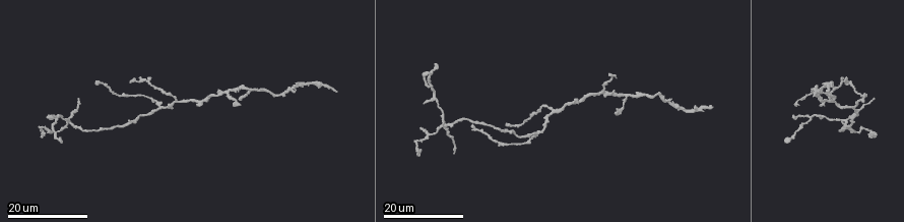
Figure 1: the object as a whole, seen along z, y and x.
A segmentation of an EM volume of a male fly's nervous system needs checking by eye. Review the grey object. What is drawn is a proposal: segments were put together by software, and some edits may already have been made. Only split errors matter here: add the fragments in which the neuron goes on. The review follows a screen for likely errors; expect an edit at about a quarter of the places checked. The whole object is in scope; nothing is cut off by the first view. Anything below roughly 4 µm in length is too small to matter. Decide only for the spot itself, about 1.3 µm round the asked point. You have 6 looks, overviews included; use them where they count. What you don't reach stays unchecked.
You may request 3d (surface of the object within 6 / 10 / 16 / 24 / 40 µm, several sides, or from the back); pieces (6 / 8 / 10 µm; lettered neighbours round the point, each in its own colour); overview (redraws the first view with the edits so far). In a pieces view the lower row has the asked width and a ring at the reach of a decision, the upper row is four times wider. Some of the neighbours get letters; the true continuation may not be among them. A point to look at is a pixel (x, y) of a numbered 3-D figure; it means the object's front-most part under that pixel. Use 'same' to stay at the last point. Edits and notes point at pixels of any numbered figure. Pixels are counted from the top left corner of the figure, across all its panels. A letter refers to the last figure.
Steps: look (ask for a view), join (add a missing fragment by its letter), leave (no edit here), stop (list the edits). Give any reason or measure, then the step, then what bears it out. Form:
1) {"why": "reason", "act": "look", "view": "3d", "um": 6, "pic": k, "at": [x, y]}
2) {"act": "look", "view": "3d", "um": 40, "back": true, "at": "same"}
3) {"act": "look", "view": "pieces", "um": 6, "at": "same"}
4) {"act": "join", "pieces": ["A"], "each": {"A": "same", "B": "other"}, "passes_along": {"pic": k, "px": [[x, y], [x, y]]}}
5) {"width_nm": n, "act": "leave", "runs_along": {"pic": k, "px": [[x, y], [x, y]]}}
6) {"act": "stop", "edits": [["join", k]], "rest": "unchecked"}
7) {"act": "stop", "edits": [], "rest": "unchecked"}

{"why": "branch stops here", "act": "look", "view": "3d", "um": 16, "pic": 1, "at": [874, 99]}

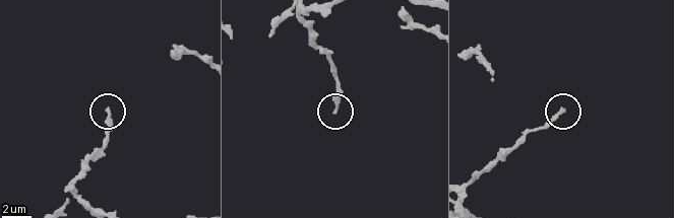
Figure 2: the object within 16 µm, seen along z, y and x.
{"why": "what lies round it", "act": "look", "view": "pieces", "um": 10, "pic": 2, "at": [108, 110]}

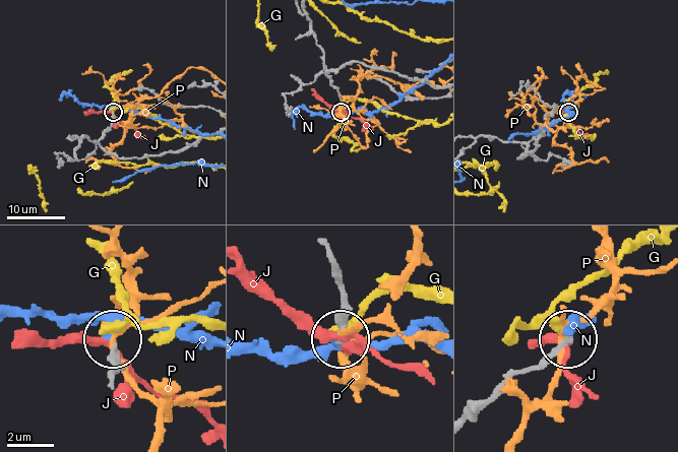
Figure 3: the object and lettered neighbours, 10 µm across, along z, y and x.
{"act": "leave", "each": {"G": "other", "J": "other", "N": "other", "P": "other"}, "runs_along": {"pic": 3, "px": [[331, 266], [340, 289], [340, 334]]}, "found": "no lettered fragment goes on from it"}

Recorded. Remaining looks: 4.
{"why": "an open end", "act": "look", "view": "3d", "um": 16, "pic": 1, "at": [94, 83]}

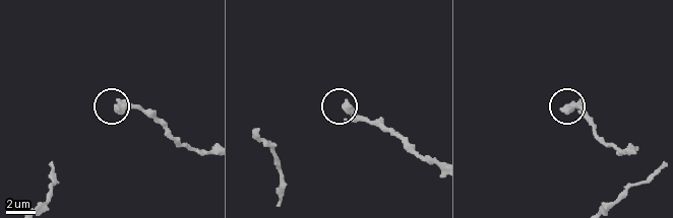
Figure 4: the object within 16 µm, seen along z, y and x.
{"act": "look", "view": "3d", "um": 6, "pic": 4, "at": [117, 108]}

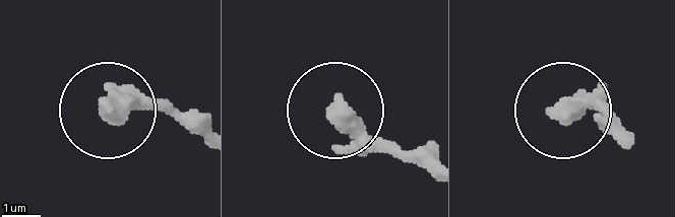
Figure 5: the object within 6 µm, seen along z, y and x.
{"act": "look", "view": "pieces", "um": 8, "pic": 5, "at": [104, 104]}

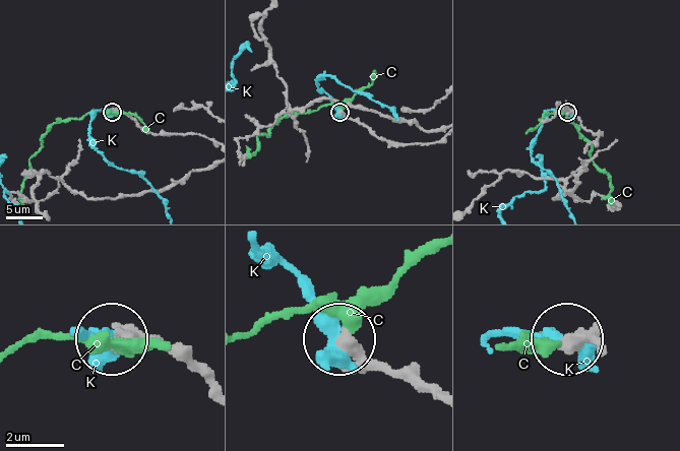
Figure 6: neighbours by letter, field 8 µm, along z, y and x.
{"act": "leave", "each": {"C": "other", "K": "other"}, "runs_along": {"pic": 6, "px": [[435, 398], [377, 367], [344, 337]]}, "found": "no lettered fragment goes on from it"}

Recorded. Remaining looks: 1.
{"act": "stop", "edits": [], "rest": "unchecked"}

